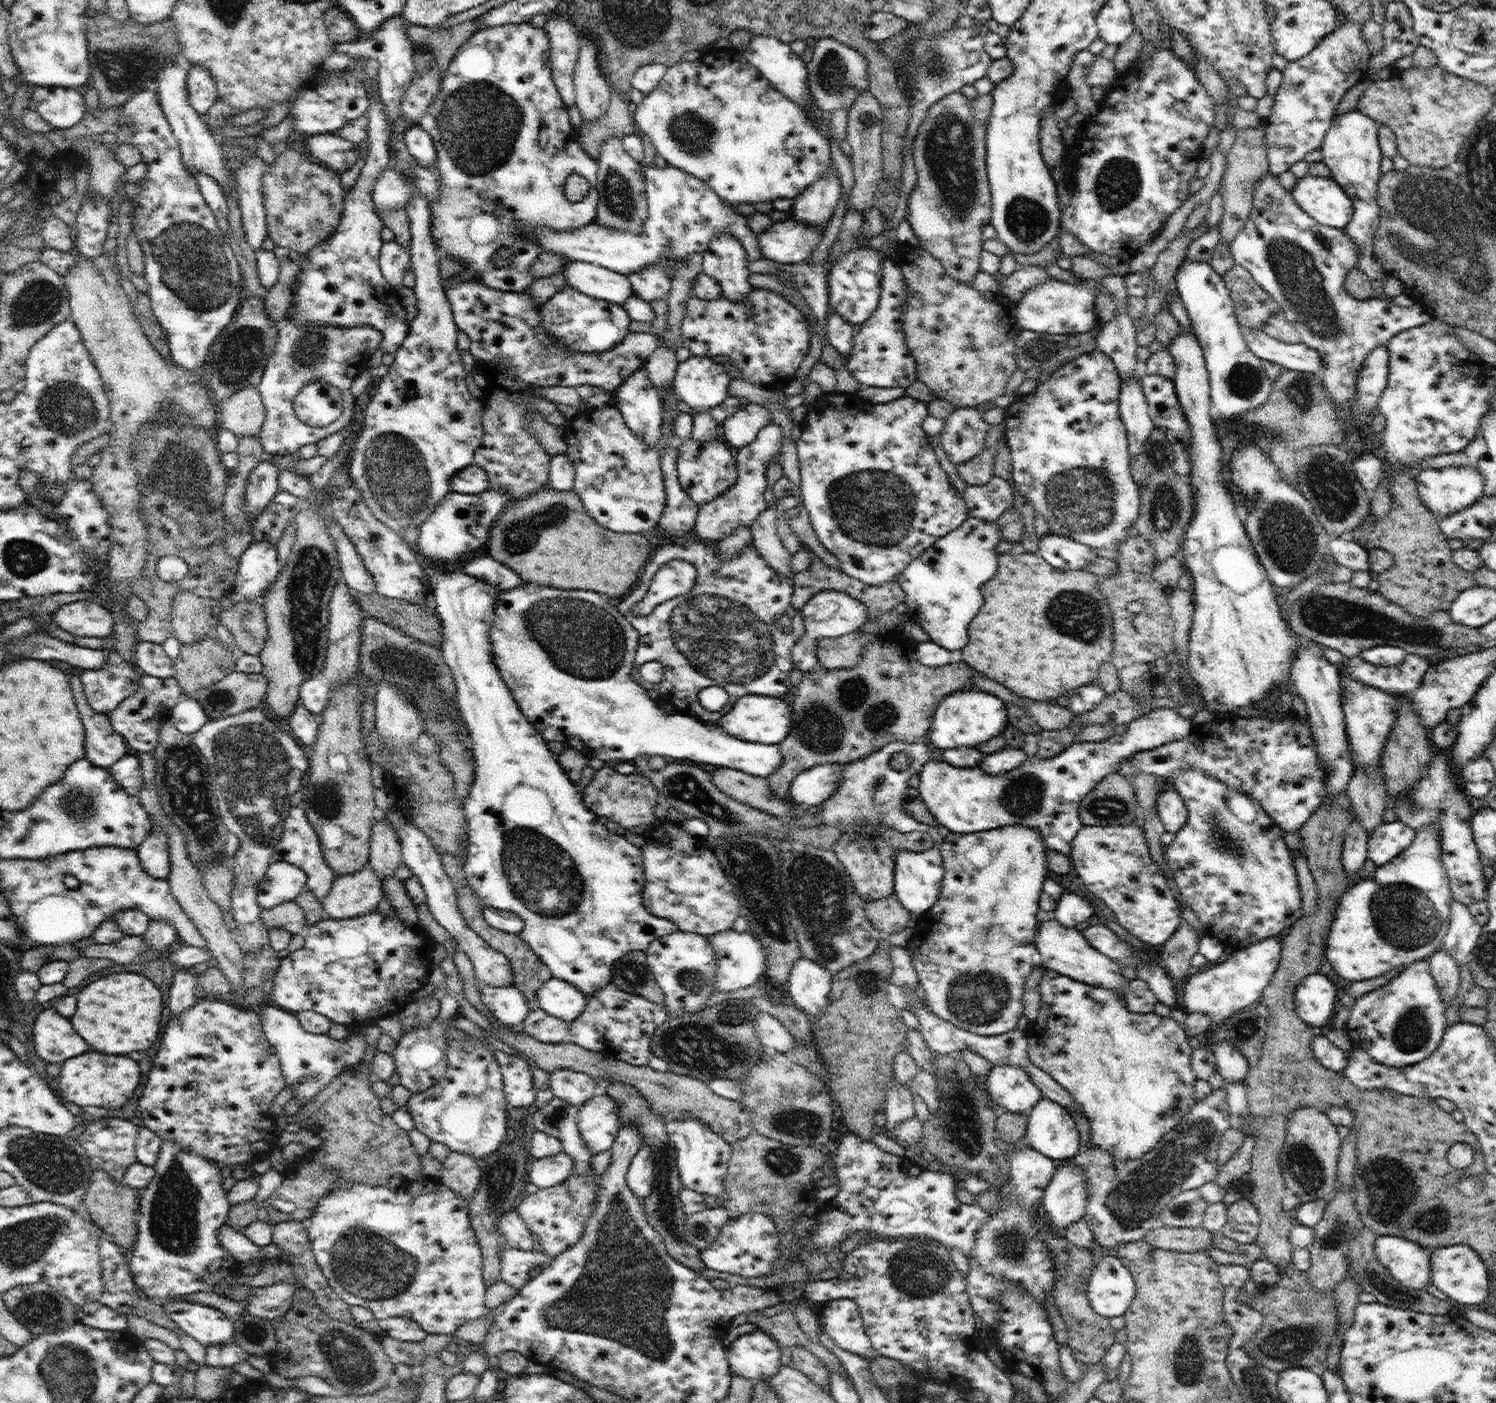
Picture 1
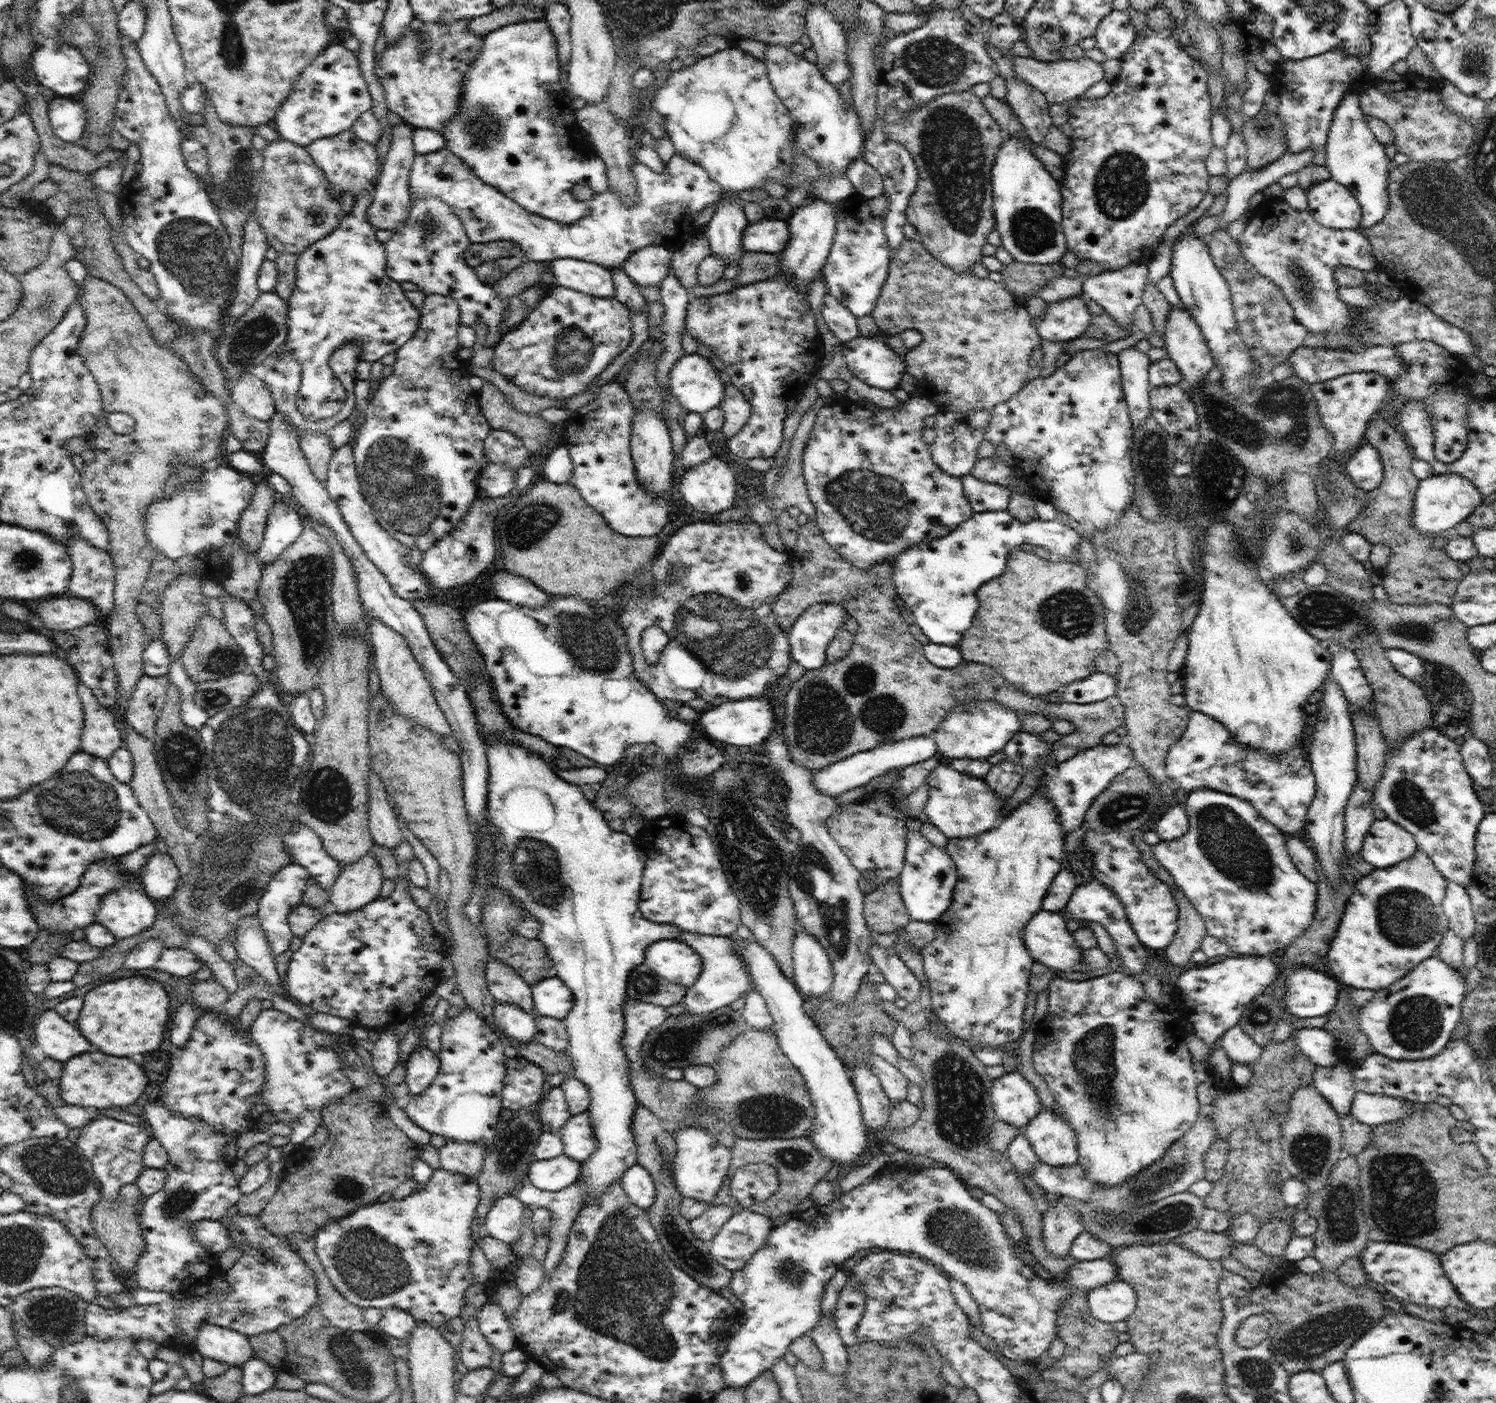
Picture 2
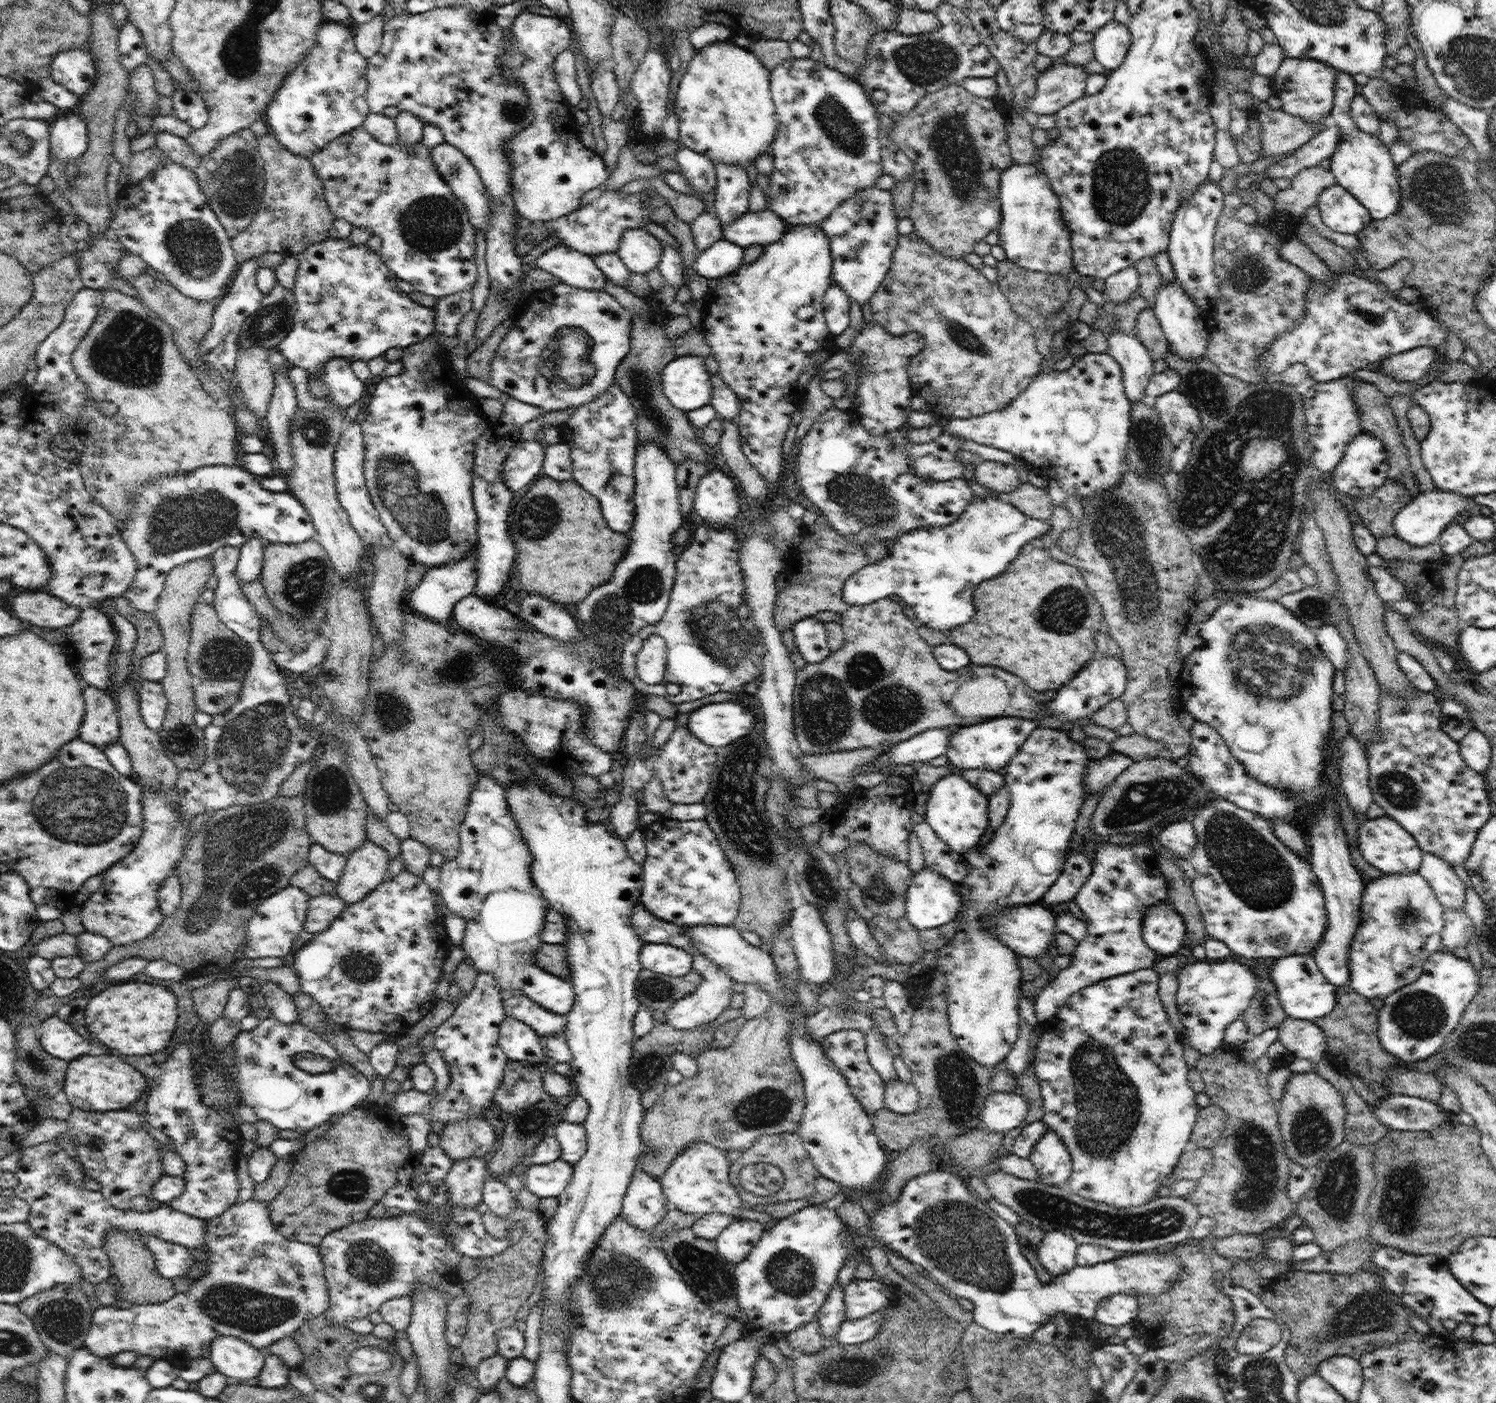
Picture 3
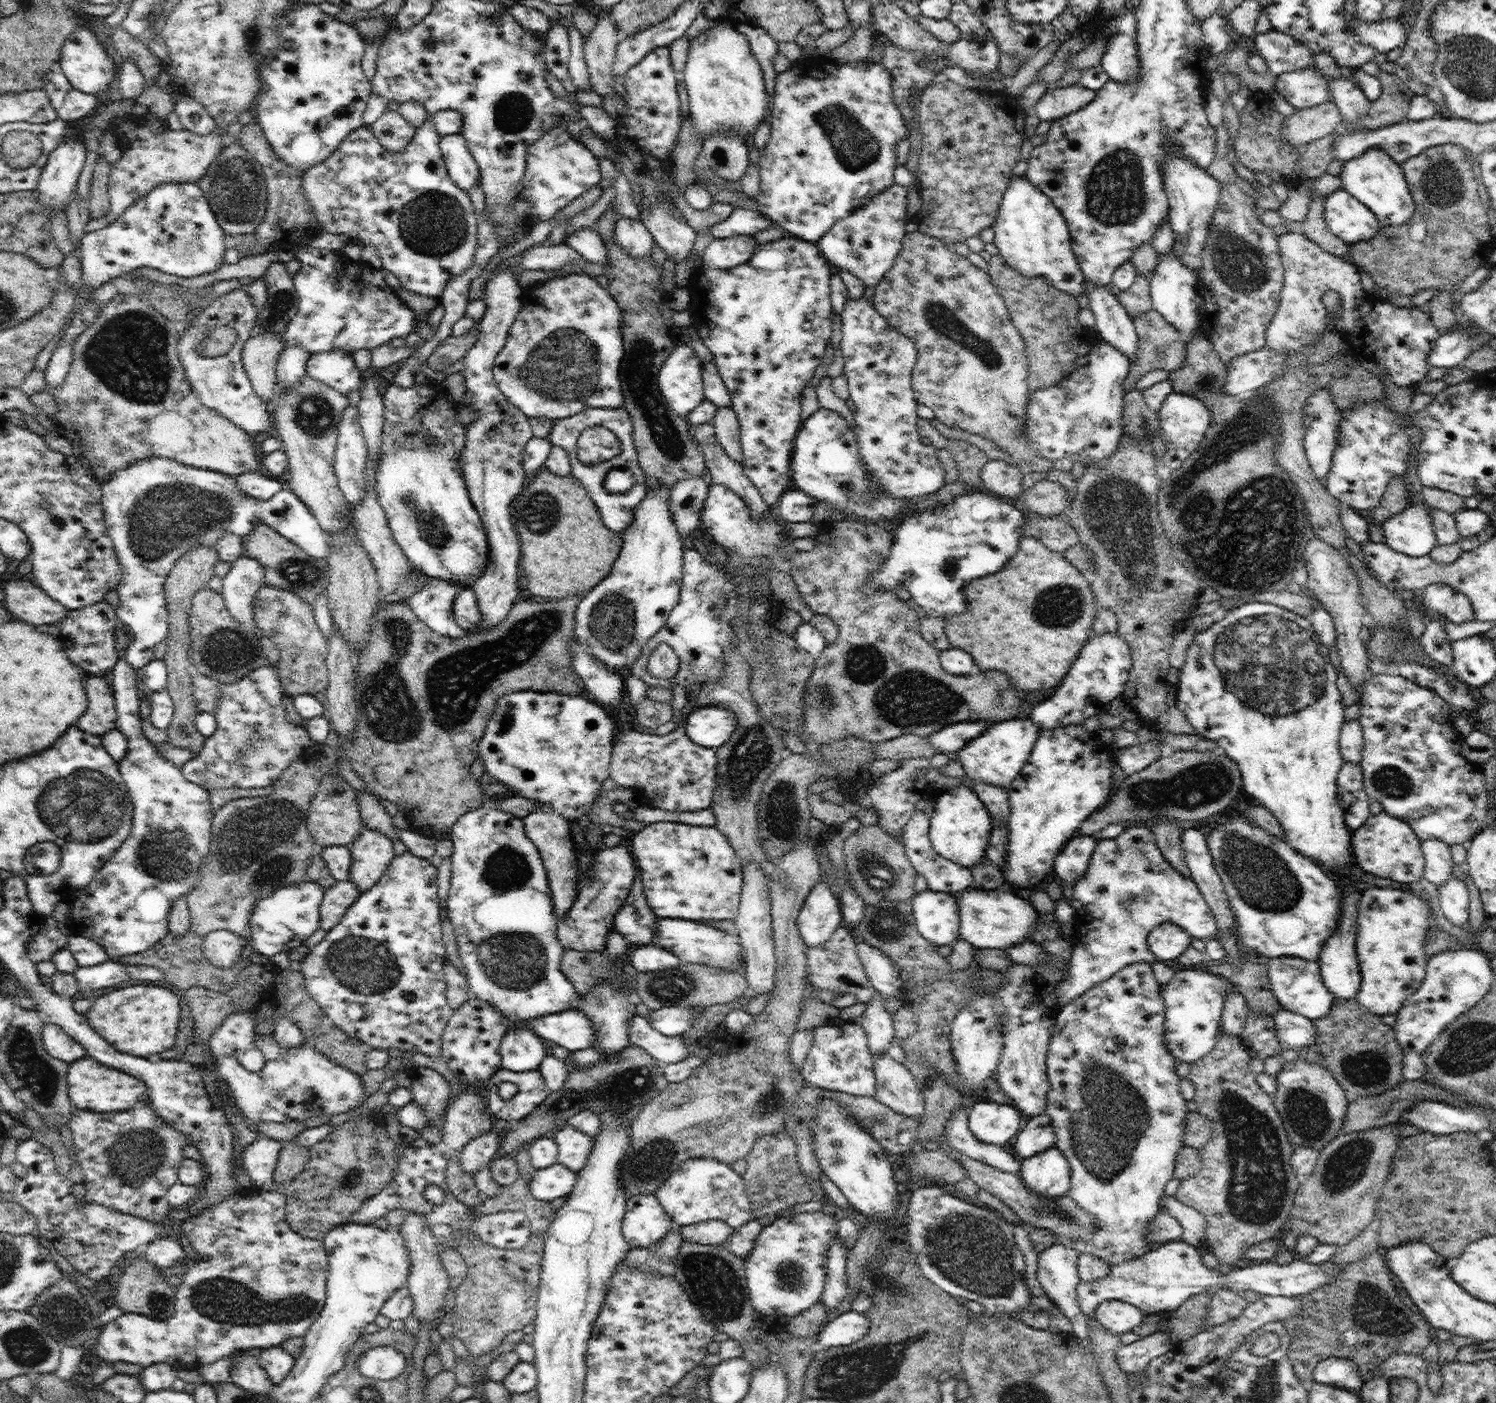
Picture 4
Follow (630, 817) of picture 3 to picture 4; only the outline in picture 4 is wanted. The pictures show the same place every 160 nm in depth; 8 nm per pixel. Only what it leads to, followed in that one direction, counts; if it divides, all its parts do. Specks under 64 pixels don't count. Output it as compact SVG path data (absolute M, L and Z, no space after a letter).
M625 833L622 843L594 858L589 870L589 879L579 886L579 893L567 916L559 918L557 935L565 949L603 952L611 930L615 930L614 919L630 894L635 871L635 858L631 853L629 835Z

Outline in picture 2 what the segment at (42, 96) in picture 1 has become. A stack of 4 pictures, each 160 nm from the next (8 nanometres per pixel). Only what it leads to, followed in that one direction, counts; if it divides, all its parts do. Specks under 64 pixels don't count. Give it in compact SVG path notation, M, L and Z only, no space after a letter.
M55 95L49 98L49 123L64 142L79 142L85 131L87 114L79 97Z

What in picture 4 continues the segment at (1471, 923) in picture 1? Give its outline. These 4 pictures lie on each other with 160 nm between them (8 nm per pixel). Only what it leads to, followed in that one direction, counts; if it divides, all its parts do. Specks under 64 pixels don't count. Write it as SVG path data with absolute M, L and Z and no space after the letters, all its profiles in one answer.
M1421 840L1421 850L1425 859L1423 877L1440 890L1452 875L1451 846L1440 840Z

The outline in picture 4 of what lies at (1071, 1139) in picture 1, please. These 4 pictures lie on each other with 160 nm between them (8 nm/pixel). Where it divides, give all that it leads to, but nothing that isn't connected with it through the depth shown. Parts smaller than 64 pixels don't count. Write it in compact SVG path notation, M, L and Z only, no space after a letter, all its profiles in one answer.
M1056 1145L1036 1156L1021 1160L1018 1173L1026 1189L1048 1199L1058 1199L1071 1188L1069 1162Z

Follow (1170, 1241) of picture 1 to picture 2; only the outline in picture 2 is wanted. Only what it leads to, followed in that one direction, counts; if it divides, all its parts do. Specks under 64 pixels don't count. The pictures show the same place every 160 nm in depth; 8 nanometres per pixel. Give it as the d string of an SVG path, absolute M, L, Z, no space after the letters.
M1199 1228L1182 1235L1182 1237L1174 1237L1170 1241L1174 1241L1179 1244L1178 1246L1182 1245L1190 1252L1210 1260L1227 1257L1231 1245L1227 1232L1207 1233Z

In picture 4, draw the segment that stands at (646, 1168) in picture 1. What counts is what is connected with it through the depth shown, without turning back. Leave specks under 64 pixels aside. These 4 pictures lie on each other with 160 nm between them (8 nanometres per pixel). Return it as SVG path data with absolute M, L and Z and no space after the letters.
M640 1194L627 1199L622 1233L630 1247L646 1248L662 1240L674 1224L656 1194Z

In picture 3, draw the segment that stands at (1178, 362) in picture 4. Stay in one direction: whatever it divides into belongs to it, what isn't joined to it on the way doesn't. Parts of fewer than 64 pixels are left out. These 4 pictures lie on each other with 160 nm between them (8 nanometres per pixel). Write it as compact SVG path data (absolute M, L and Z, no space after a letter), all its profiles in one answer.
M1150 308L1144 309L1137 318L1136 332L1142 344L1148 349L1152 361L1166 359L1168 354L1169 342L1166 335L1162 332L1159 320Z

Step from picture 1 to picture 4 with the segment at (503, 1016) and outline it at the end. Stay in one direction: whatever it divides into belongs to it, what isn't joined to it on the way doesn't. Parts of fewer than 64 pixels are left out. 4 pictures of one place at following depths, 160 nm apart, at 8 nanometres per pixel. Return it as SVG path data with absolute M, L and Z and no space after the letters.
M517 1025L516 1029L508 1030L502 1037L499 1046L502 1068L512 1072L528 1072L539 1068L548 1054L547 1046L536 1033L526 1026Z

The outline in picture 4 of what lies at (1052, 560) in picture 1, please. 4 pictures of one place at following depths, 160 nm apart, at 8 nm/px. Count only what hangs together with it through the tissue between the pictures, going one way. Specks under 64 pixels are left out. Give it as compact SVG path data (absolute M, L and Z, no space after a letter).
M983 489L968 492L951 501L946 506L916 513L897 522L897 525L891 528L893 543L889 558L877 572L869 576L863 587L877 591L894 589L902 584L910 591L912 600L923 608L928 617L946 618L952 614L962 614L966 610L962 584L966 586L970 580L980 578L980 574L988 576L998 572L1006 564L1006 560L1014 556L1023 535L1025 515L1014 506L1013 501L985 492Z

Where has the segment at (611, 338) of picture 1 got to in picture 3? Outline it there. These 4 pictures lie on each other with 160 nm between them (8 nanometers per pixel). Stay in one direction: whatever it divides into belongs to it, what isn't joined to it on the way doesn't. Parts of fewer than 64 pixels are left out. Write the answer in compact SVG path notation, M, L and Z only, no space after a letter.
M560 283L550 290L536 291L533 294L529 294L524 298L524 306L521 311L517 311L517 320L508 329L505 337L501 340L501 343L496 349L494 360L492 360L490 374L491 384L494 385L498 390L505 392L507 395L514 397L520 402L526 404L533 404L538 406L545 412L552 412L555 410L566 410L566 408L575 408L588 404L593 400L596 400L603 392L609 390L609 388L615 383L614 376L616 370L625 356L628 354L631 345L631 328L633 316L618 302L605 292L604 290L582 290L580 288L572 288L569 284Z

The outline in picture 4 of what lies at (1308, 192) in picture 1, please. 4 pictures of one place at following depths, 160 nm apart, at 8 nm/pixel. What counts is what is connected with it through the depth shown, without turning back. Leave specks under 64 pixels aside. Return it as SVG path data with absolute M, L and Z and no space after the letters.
M1346 189L1326 196L1324 206L1328 229L1345 244L1368 241L1378 235L1380 225L1375 214Z

